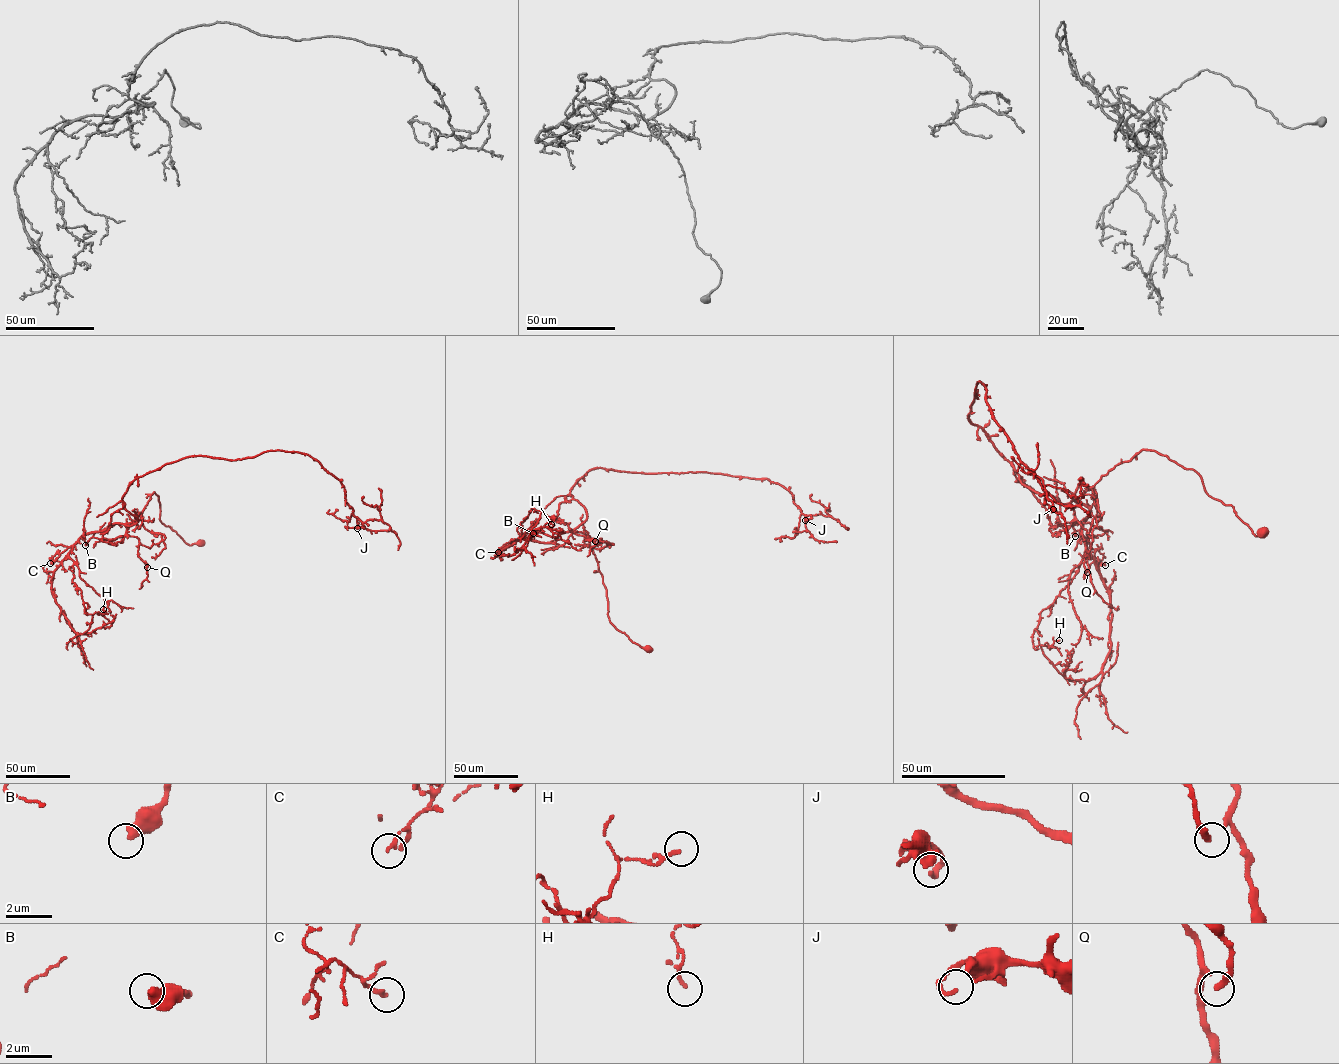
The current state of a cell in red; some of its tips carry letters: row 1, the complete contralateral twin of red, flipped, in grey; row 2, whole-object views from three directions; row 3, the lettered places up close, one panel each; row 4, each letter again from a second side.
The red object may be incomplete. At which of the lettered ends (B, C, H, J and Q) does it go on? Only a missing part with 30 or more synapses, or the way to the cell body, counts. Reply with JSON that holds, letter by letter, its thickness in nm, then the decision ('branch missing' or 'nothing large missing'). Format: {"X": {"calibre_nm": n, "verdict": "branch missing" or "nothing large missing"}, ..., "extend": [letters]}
{"B": {"calibre_nm": 500, "verdict": "nothing large missing"}, "C": {"calibre_nm": 150, "verdict": "nothing large missing"}, "H": {"calibre_nm": 100, "verdict": "nothing large missing"}, "J": {"calibre_nm": 200, "verdict": "nothing large missing"}, "Q": {"calibre_nm": 240, "verdict": "nothing large missing"}, "extend": []}

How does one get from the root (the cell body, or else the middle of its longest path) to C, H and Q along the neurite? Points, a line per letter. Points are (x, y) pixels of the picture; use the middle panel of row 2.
C: (648, 649), (633, 642), (610, 621), (602, 575), (584, 533), (561, 532), (554, 542), (522, 537), (498, 552)
H: (648, 649), (610, 621), (584, 533), (523, 537), (499, 555), (521, 548), (540, 513), (551, 524)
Q: (648, 649), (633, 642), (610, 621), (606, 589), (595, 555), (586, 536), (573, 531), (595, 541)

